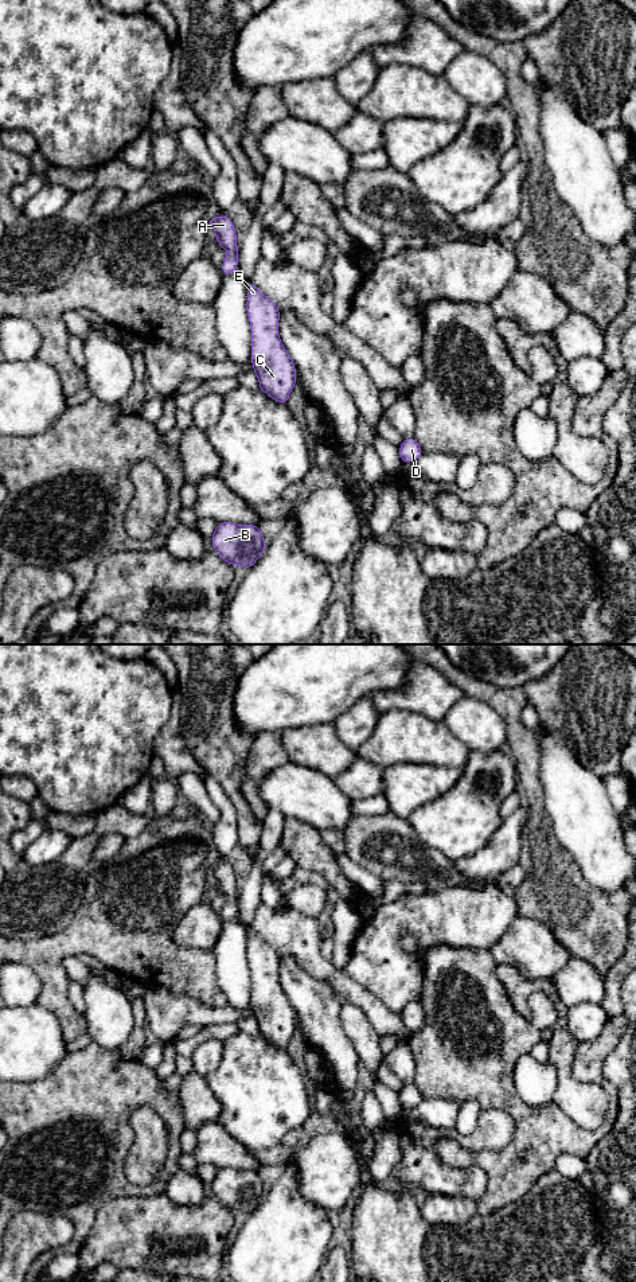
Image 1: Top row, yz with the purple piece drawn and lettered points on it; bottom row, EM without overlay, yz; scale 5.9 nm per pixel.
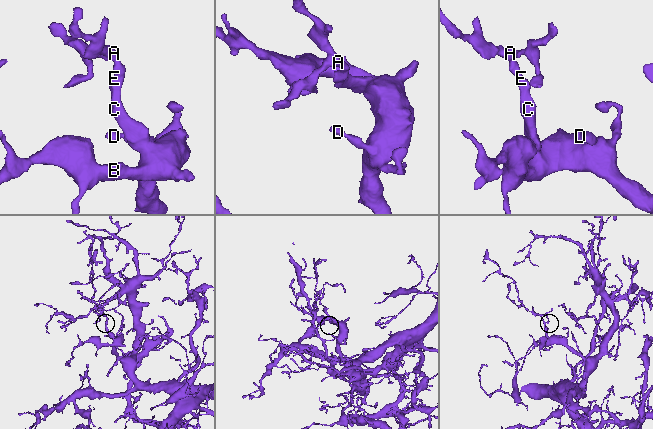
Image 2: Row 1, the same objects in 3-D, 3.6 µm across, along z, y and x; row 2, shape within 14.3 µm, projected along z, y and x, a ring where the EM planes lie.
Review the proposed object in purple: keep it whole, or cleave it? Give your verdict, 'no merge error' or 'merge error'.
no merge error

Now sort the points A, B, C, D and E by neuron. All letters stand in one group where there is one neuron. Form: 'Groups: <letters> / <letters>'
Groups: A B C D E

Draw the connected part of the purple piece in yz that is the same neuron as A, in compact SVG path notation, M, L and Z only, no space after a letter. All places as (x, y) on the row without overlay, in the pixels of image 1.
M229 861L208 864L207 870L211 870L215 877L215 885L219 892L225 893L227 903L223 907L221 916L223 920L231 920L238 913L238 891L235 873Z

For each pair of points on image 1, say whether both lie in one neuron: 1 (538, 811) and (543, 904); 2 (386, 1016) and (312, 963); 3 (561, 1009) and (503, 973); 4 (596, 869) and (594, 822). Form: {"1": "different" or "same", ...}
{"1": "same", "2": "same", "3": "same", "4": "same"}

